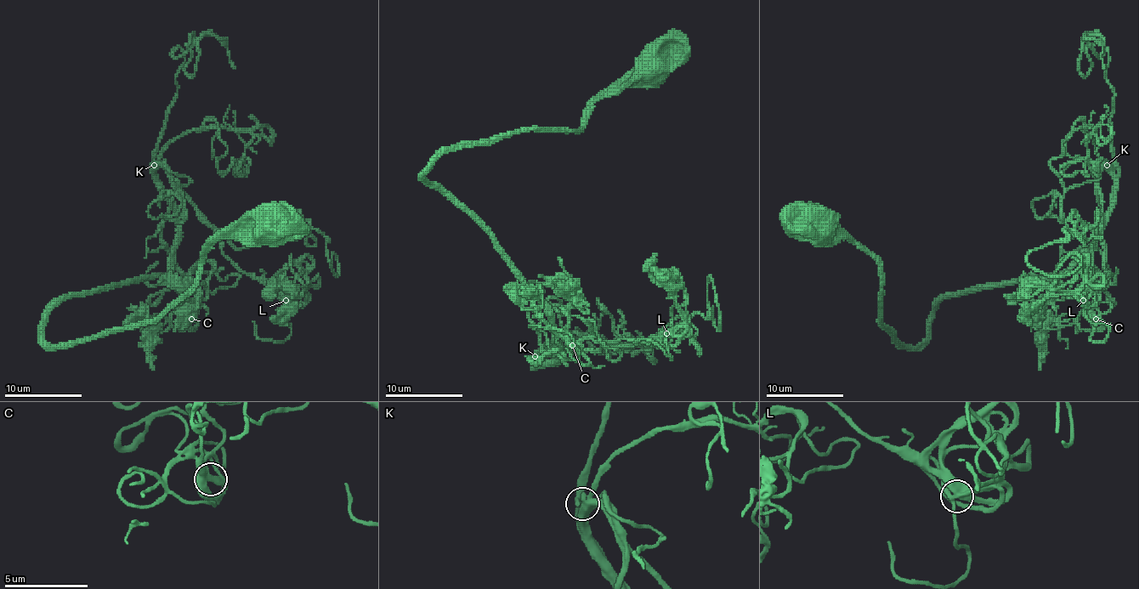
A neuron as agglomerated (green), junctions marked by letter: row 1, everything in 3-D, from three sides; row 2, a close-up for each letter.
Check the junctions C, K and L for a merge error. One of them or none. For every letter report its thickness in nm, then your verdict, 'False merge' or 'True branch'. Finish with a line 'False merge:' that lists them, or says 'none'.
C: Thickness 440 nm. True branch
K: Thickness 480 nm. True branch
L: Thickness 360 nm. True branch
False merge: none

